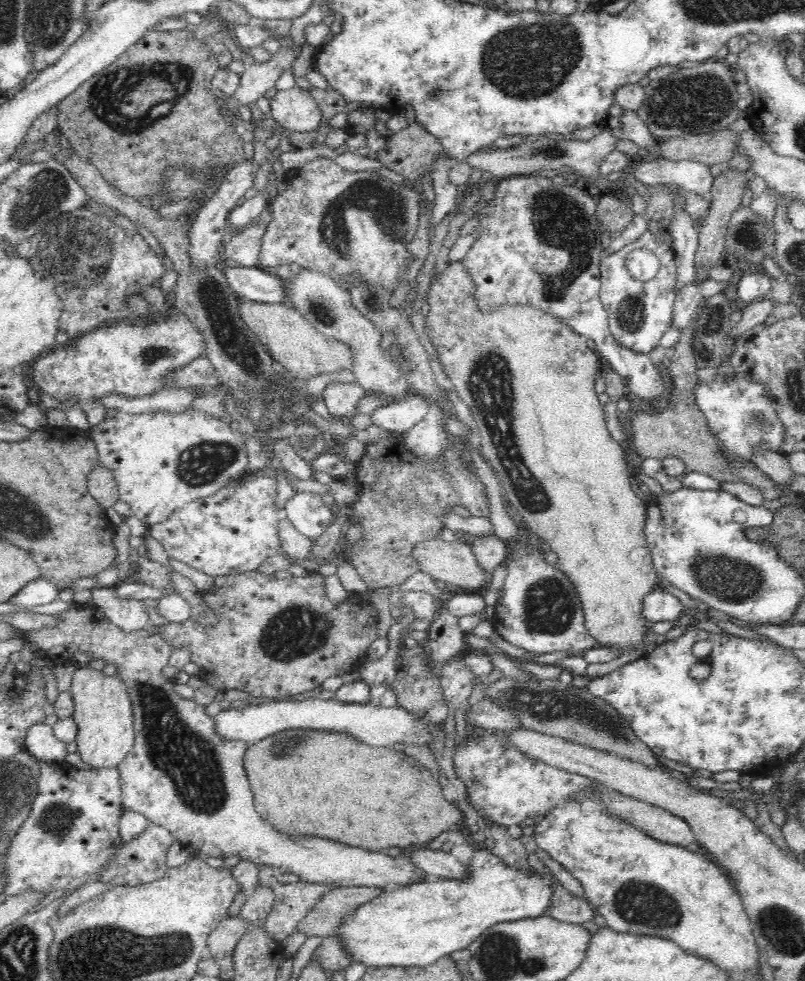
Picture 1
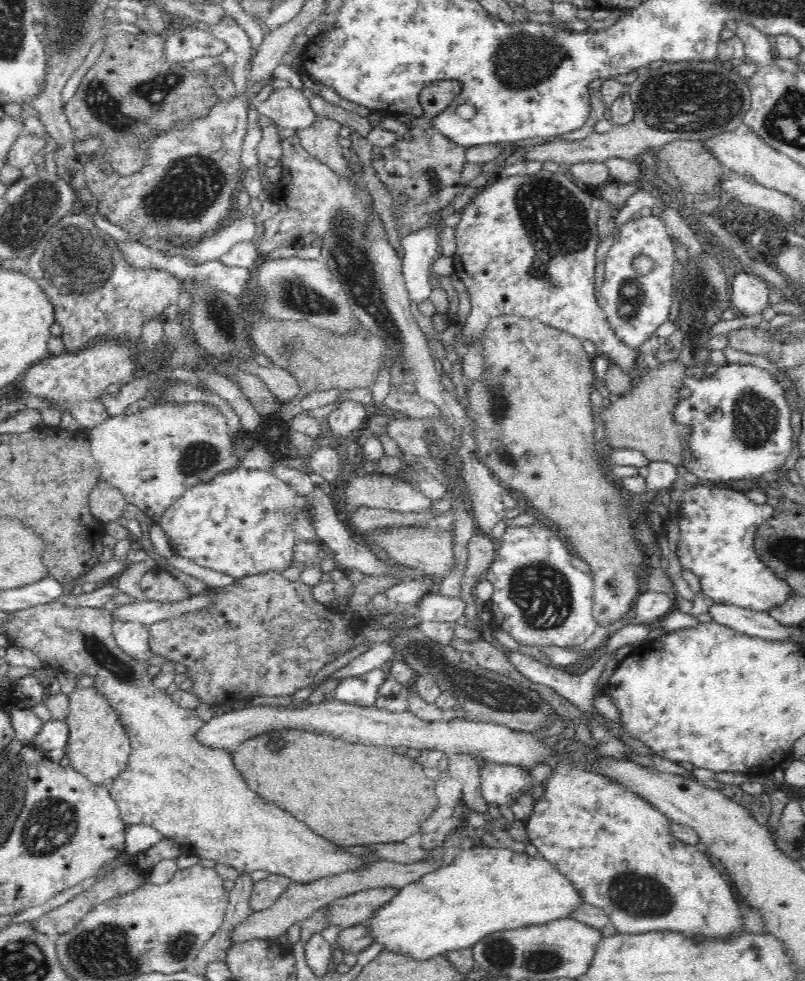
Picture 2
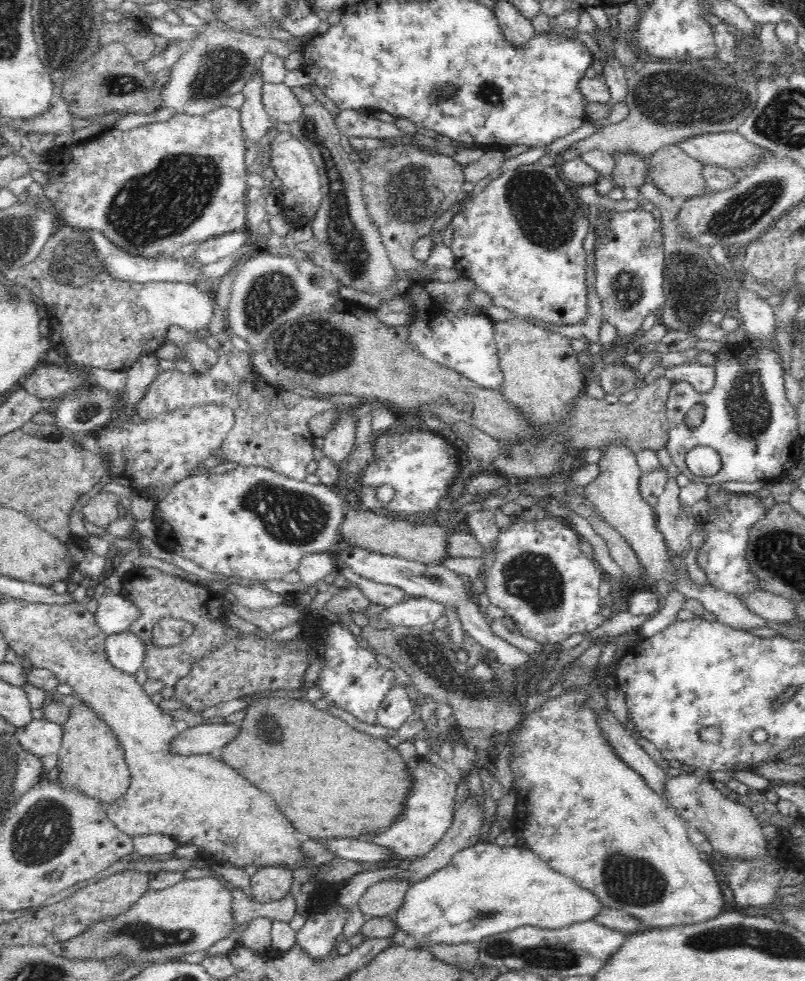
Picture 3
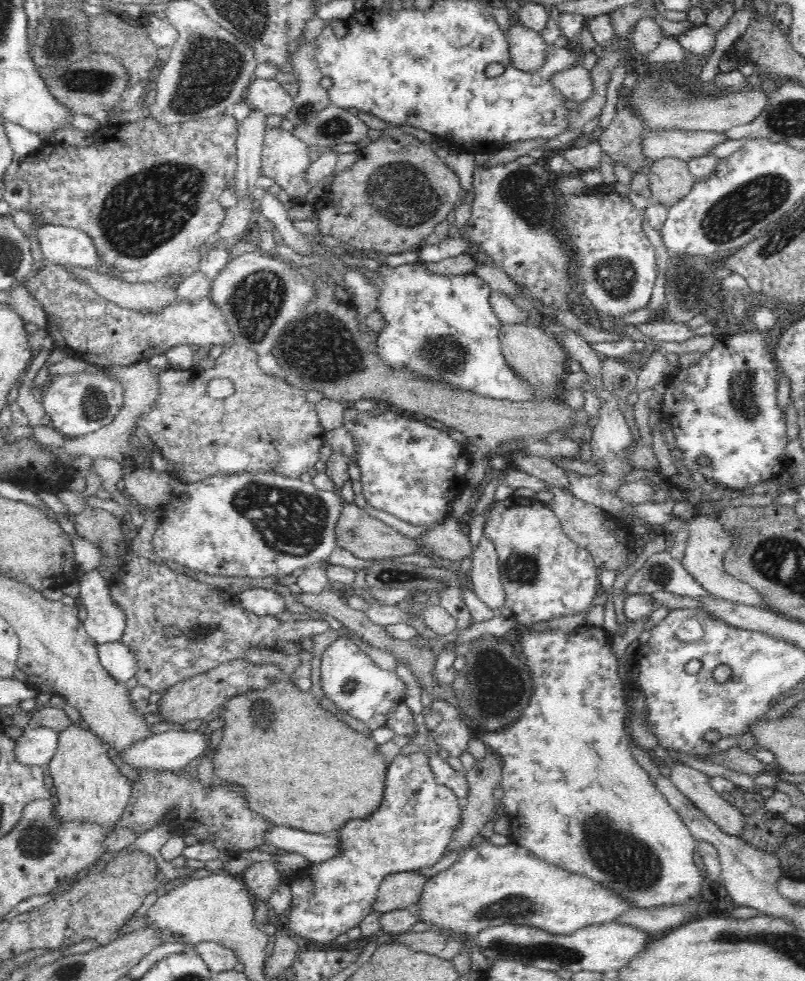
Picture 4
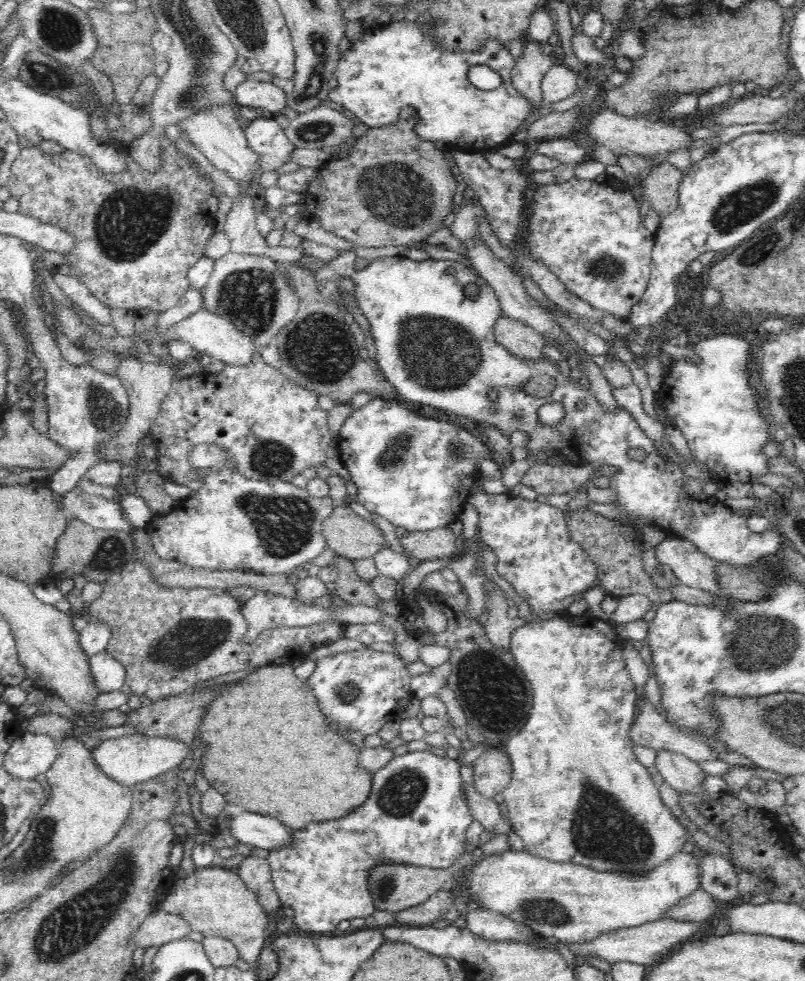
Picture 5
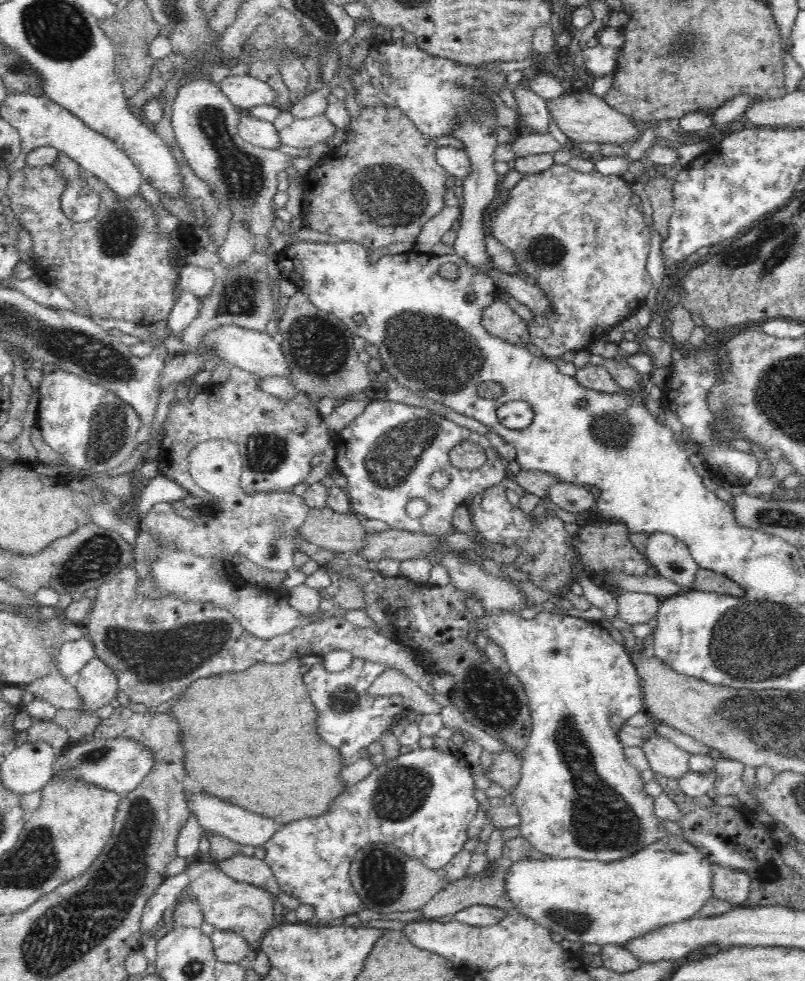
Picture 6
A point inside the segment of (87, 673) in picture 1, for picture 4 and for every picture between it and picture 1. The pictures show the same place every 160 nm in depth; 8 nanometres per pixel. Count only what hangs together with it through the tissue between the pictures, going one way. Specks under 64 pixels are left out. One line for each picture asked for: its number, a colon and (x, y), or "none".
2: (99, 747)
3: (91, 758)
4: (88, 786)

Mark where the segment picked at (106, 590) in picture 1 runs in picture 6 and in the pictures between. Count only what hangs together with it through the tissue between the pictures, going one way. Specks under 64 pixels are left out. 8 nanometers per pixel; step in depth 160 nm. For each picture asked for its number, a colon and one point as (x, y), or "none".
2: (132, 636)
3: (127, 651)
4: (119, 660)
5: (110, 675)
6: (97, 683)

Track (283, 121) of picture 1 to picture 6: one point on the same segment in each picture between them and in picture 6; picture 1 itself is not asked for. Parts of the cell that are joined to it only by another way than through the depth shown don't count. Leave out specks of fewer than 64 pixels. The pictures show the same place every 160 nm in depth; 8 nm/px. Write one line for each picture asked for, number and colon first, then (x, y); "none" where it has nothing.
2: (289, 107)
3: (279, 101)
4: (268, 95)
5: (258, 94)
6: (245, 91)

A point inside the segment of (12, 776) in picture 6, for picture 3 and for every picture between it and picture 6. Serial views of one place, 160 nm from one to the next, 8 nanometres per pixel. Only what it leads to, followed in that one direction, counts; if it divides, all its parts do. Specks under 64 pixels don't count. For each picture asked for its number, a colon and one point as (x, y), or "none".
3: (41, 737)
4: (36, 745)
5: (30, 755)

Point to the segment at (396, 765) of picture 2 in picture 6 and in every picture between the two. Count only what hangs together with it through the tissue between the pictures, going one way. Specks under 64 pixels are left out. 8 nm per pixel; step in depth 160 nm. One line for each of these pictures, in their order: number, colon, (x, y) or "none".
3: (333, 781)
4: (271, 737)
5: (274, 752)
6: (239, 729)

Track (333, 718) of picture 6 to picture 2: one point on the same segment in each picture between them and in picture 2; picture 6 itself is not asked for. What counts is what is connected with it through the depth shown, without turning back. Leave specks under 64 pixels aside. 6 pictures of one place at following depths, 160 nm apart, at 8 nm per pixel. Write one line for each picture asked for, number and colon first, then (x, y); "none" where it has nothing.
2: (362, 690)
3: (351, 678)
4: (349, 677)
5: (361, 690)

